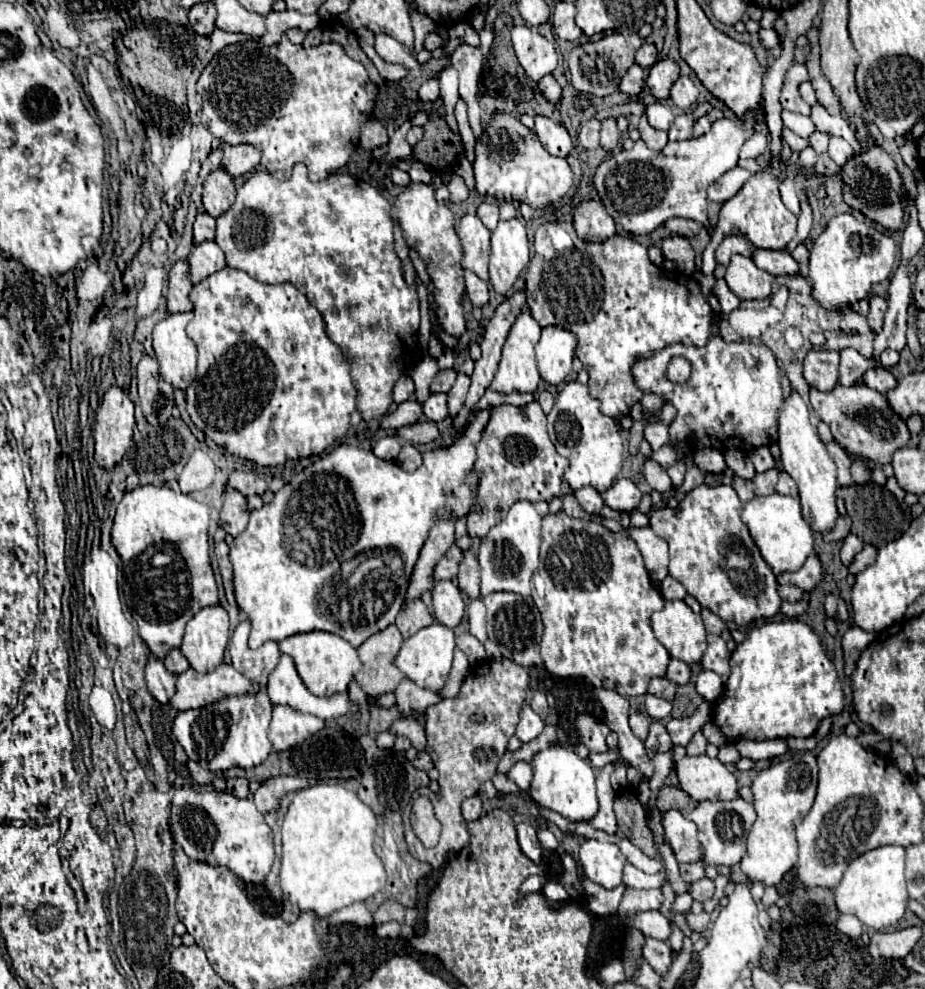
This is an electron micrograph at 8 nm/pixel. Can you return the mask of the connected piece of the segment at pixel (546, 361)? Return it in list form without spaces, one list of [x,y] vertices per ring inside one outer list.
[[[544,328],[536,348],[540,376],[548,384],[562,384],[572,370],[576,336],[562,328]]]

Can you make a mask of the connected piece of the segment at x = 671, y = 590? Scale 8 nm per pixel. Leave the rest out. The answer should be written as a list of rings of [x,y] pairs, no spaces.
[[[666,576],[662,580],[662,586],[660,588],[662,588],[662,596],[668,598],[668,600],[682,600],[686,596],[684,586],[676,578],[672,578],[672,576]]]

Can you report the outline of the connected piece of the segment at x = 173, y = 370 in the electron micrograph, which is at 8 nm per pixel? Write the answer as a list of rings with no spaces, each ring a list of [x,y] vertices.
[[[192,312],[182,314],[168,314],[166,320],[158,322],[154,328],[154,352],[160,364],[160,376],[174,388],[174,390],[186,390],[194,376],[196,376],[196,346],[186,336],[186,324],[194,318]]]

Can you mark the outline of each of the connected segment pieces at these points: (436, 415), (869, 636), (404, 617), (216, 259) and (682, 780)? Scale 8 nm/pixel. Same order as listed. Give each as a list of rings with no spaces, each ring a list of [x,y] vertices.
[[[430,394],[428,402],[424,404],[424,414],[432,422],[442,422],[448,418],[448,406],[446,406],[446,394]]]
[[[852,626],[844,636],[842,636],[842,650],[844,650],[844,674],[846,680],[850,682],[852,670],[858,662],[858,656],[862,654],[862,650],[876,638],[876,634],[872,632],[864,632],[858,626]]]
[[[414,598],[414,600],[408,600],[402,610],[398,612],[398,618],[396,618],[396,626],[402,634],[402,638],[410,638],[412,634],[416,634],[420,628],[424,626],[430,626],[432,624],[432,618],[430,618],[430,612],[428,608],[422,604],[420,598]]]
[[[216,242],[196,244],[194,250],[188,256],[188,264],[190,264],[192,284],[202,282],[210,274],[214,274],[214,272],[218,272],[218,270],[222,270],[226,266],[224,252],[218,248]]]
[[[684,756],[676,760],[676,776],[680,788],[694,800],[734,800],[738,786],[734,774],[708,756]]]

